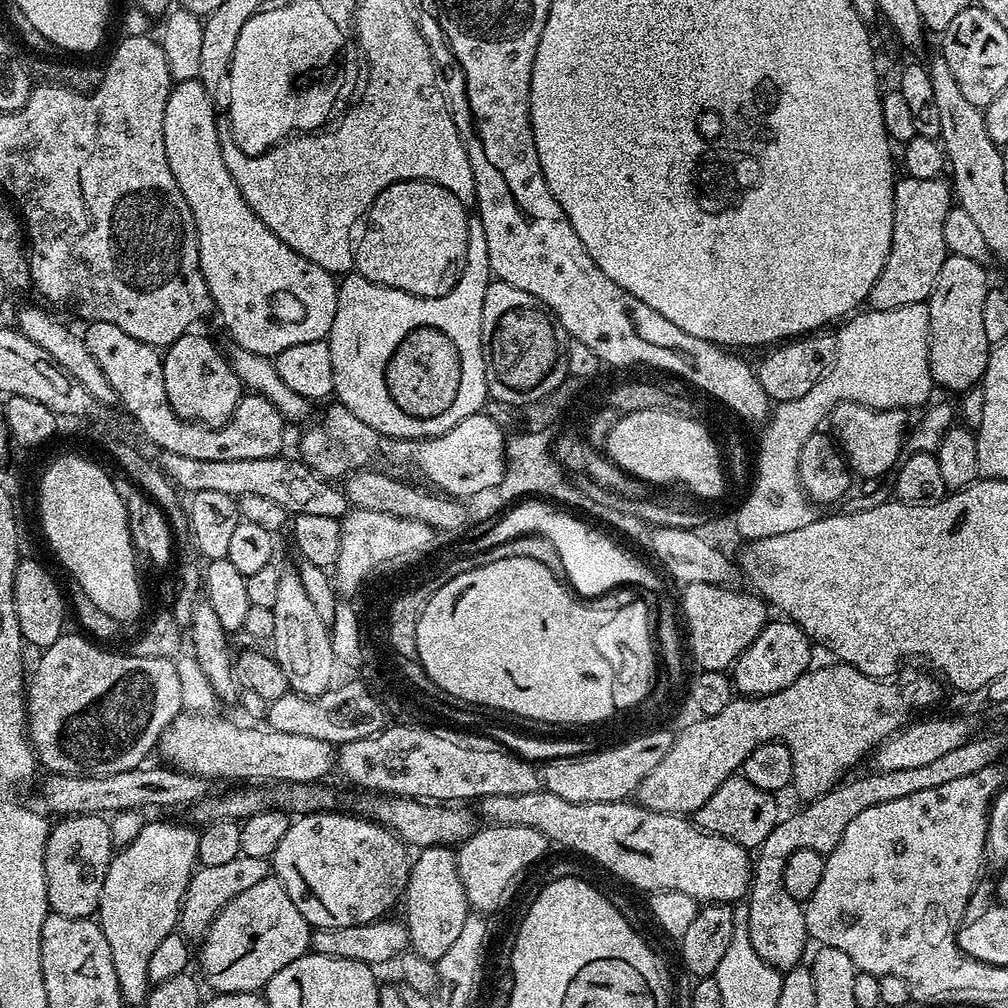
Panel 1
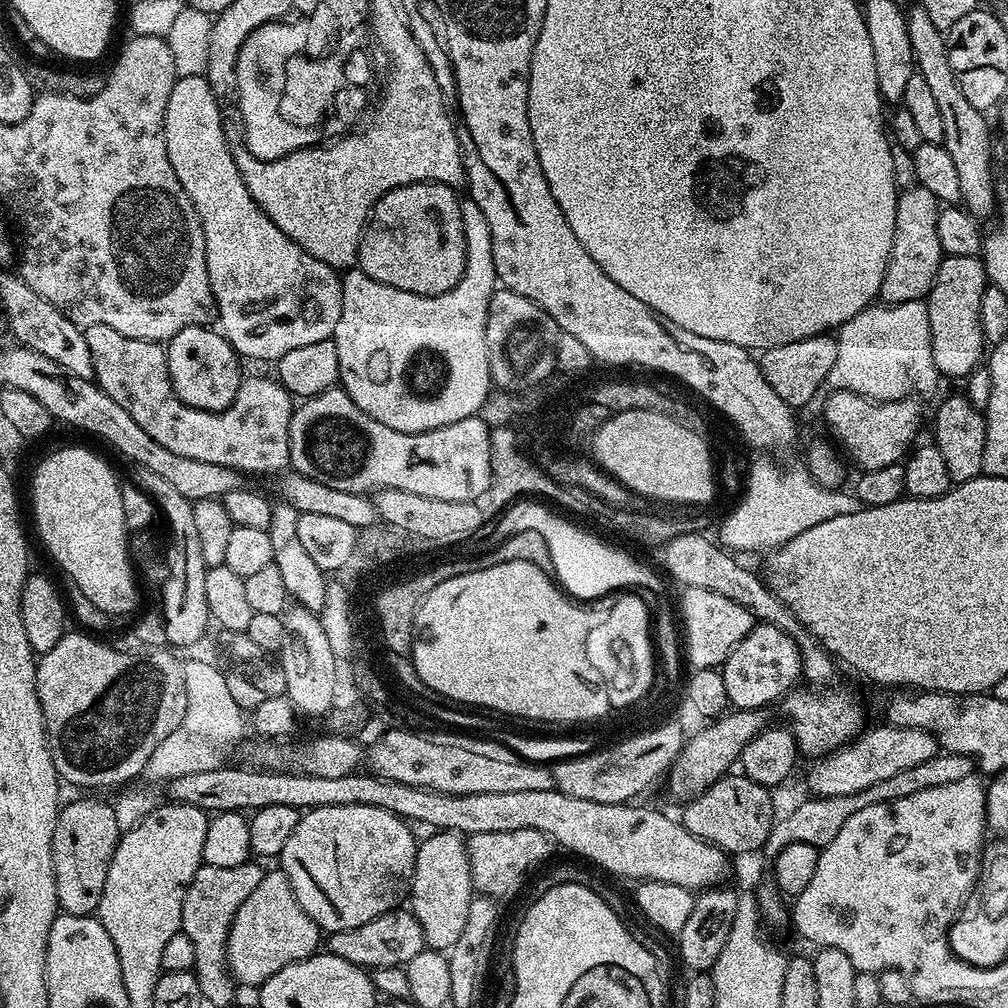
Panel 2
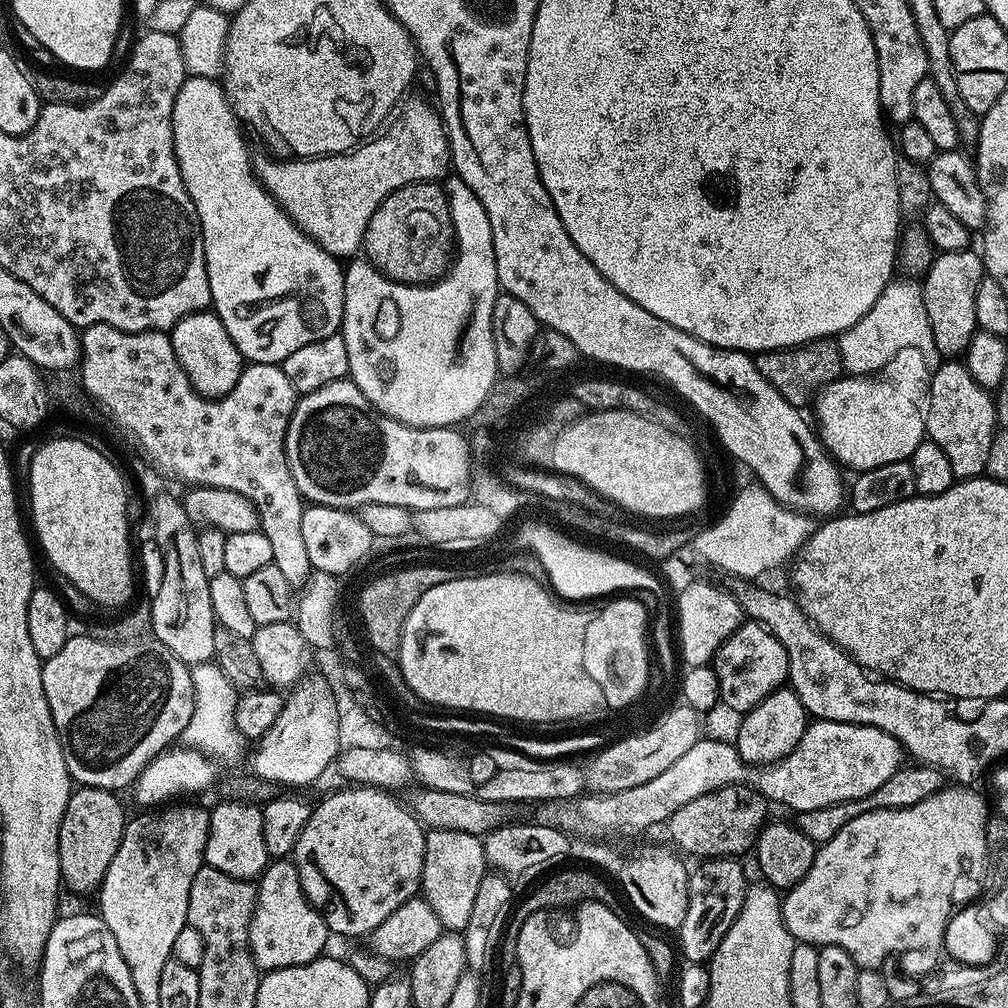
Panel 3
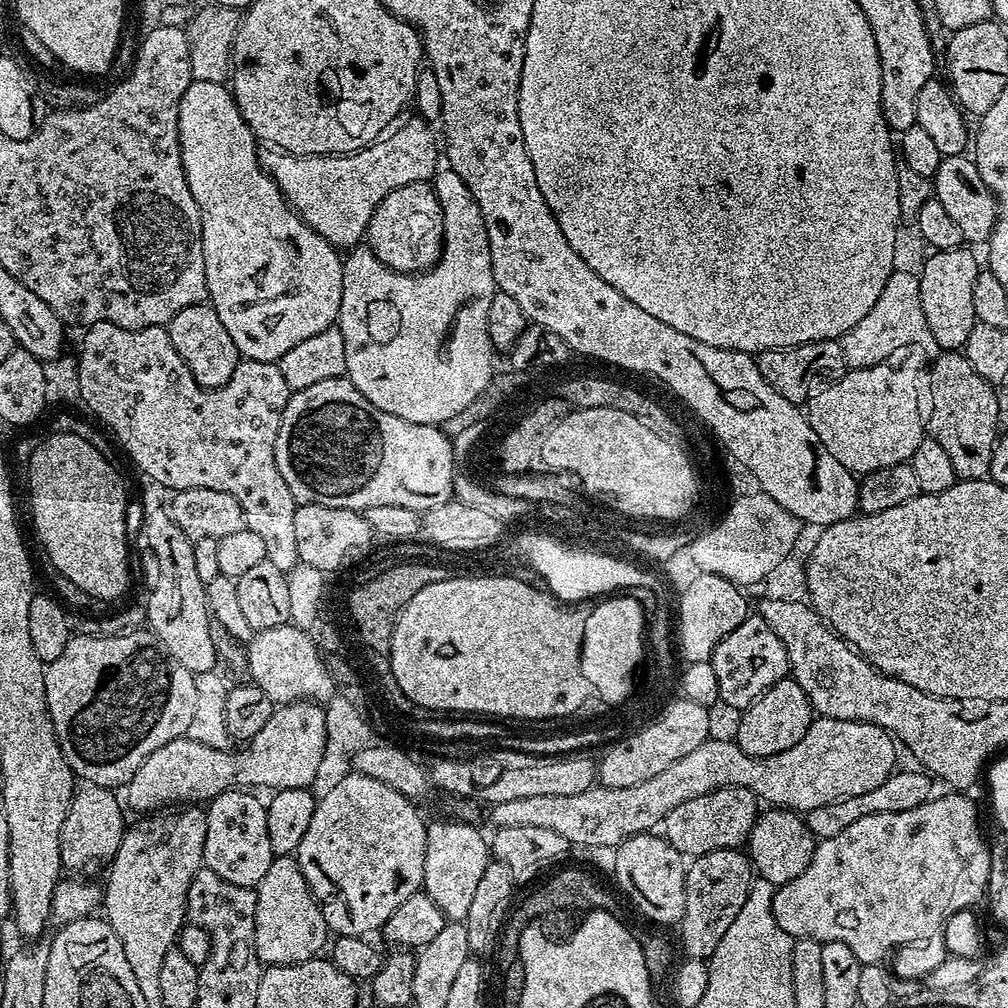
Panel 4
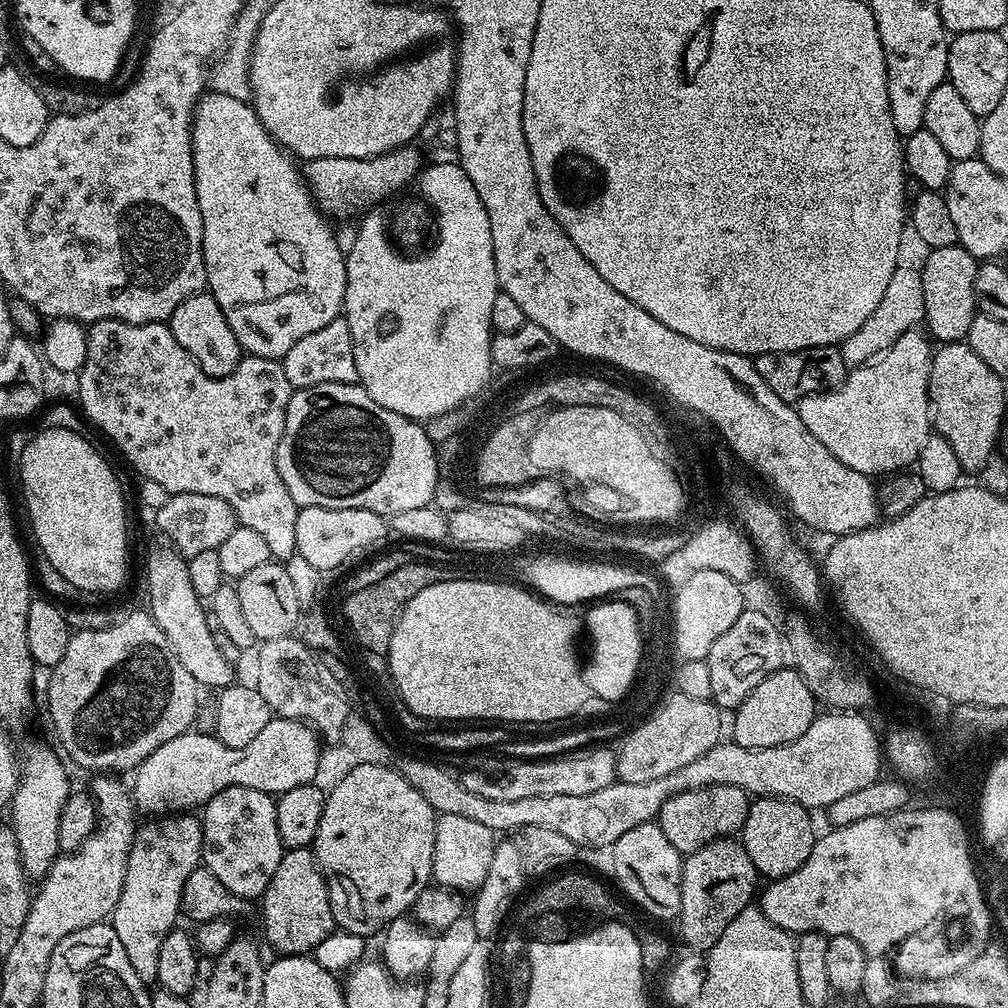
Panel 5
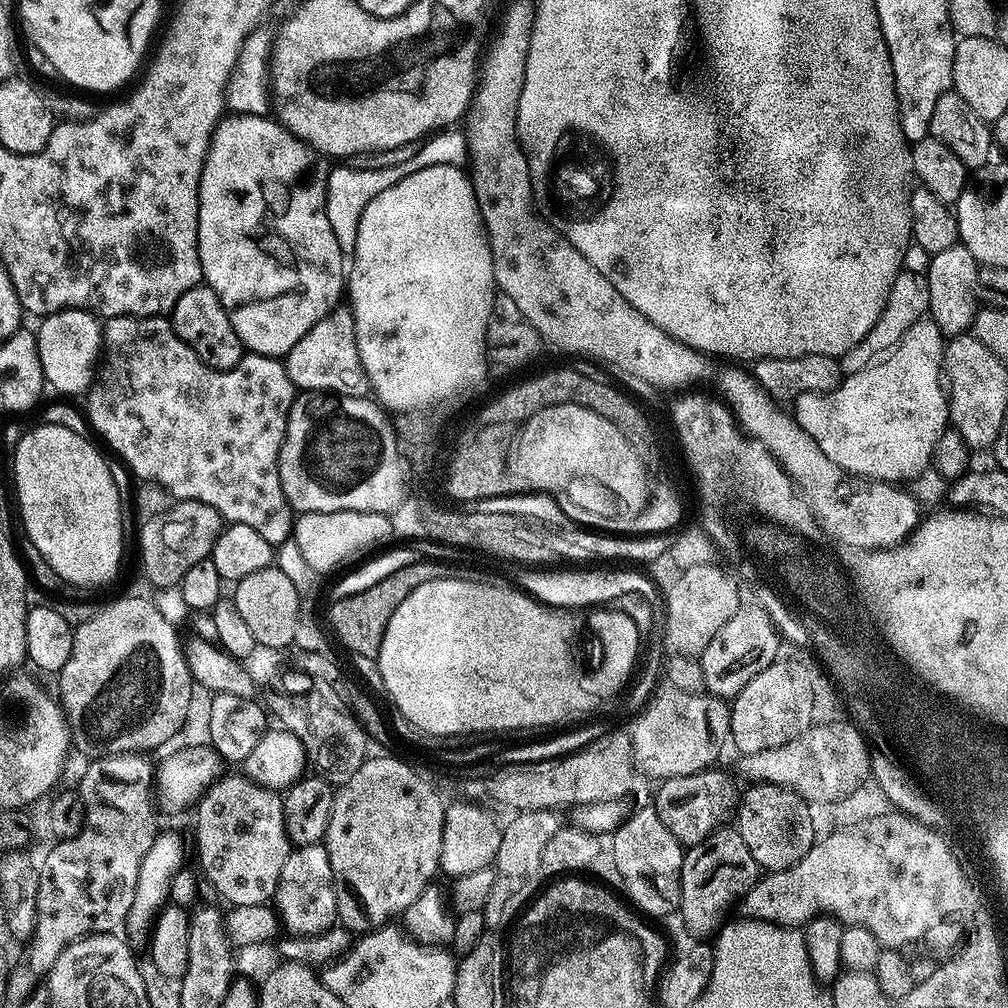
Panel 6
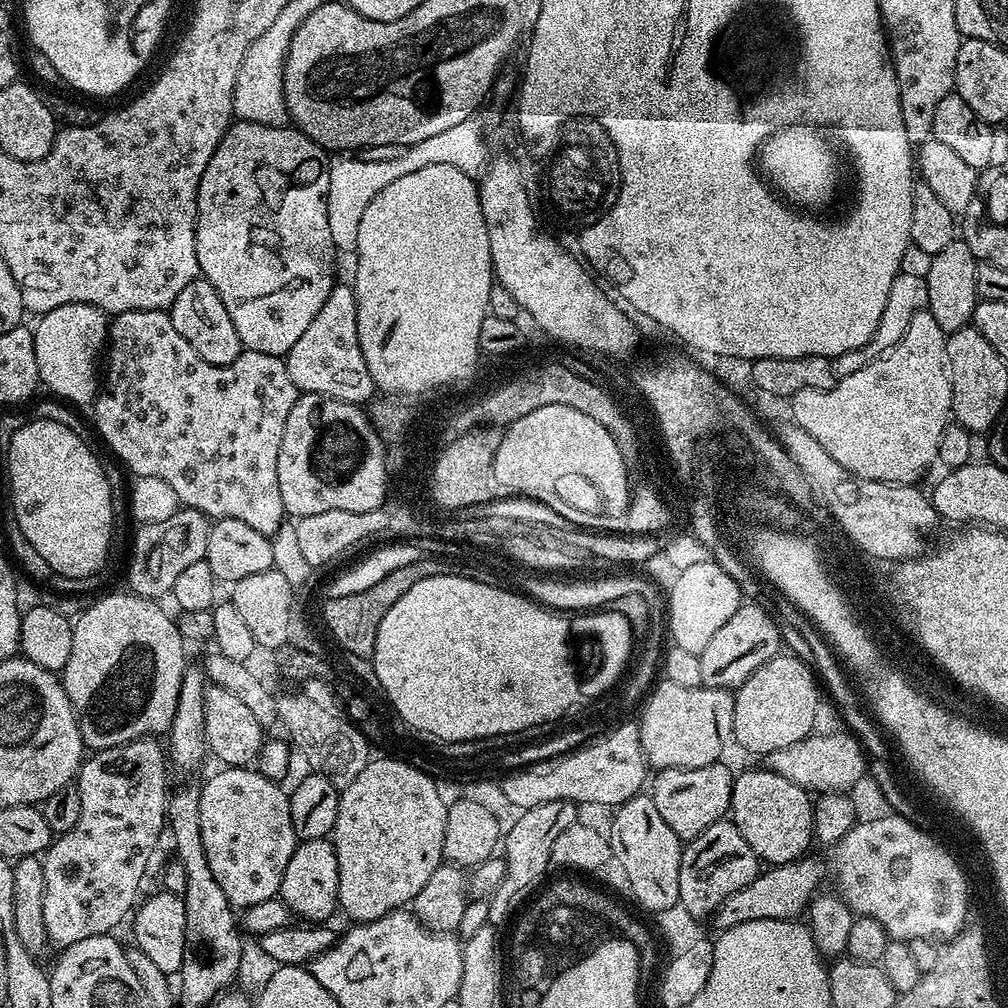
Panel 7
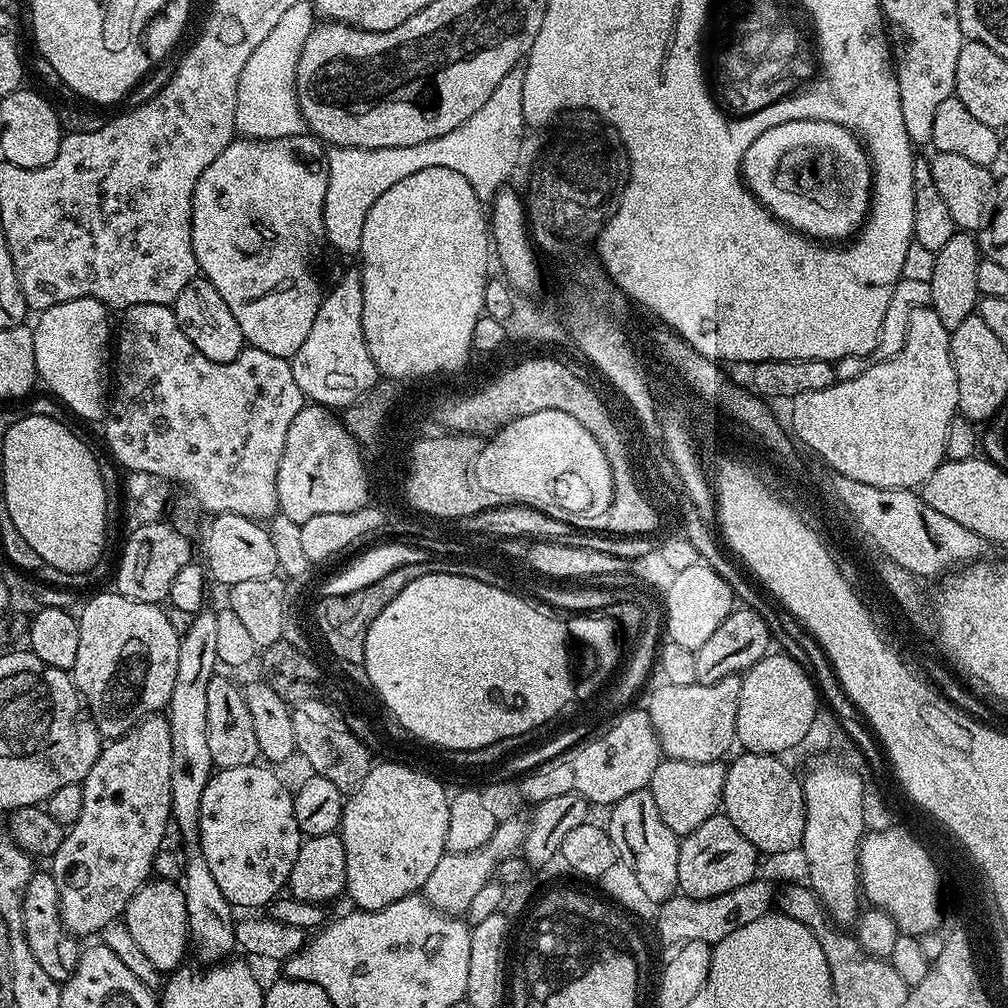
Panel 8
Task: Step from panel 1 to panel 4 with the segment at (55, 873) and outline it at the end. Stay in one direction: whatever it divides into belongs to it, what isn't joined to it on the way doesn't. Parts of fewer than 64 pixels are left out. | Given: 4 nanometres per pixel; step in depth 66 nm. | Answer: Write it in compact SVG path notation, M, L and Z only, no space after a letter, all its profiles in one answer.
M84 786L72 797L66 822L62 822L60 835L60 867L72 874L84 874L87 868L96 868L100 863L111 861L125 834L126 822L120 813L122 800L111 788Z

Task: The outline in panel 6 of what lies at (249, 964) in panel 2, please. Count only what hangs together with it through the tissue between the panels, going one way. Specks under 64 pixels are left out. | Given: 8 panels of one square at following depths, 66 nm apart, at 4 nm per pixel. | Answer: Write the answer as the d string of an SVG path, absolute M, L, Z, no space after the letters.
M323 843L293 847L278 878L274 911L289 937L321 935L337 923L336 883Z

